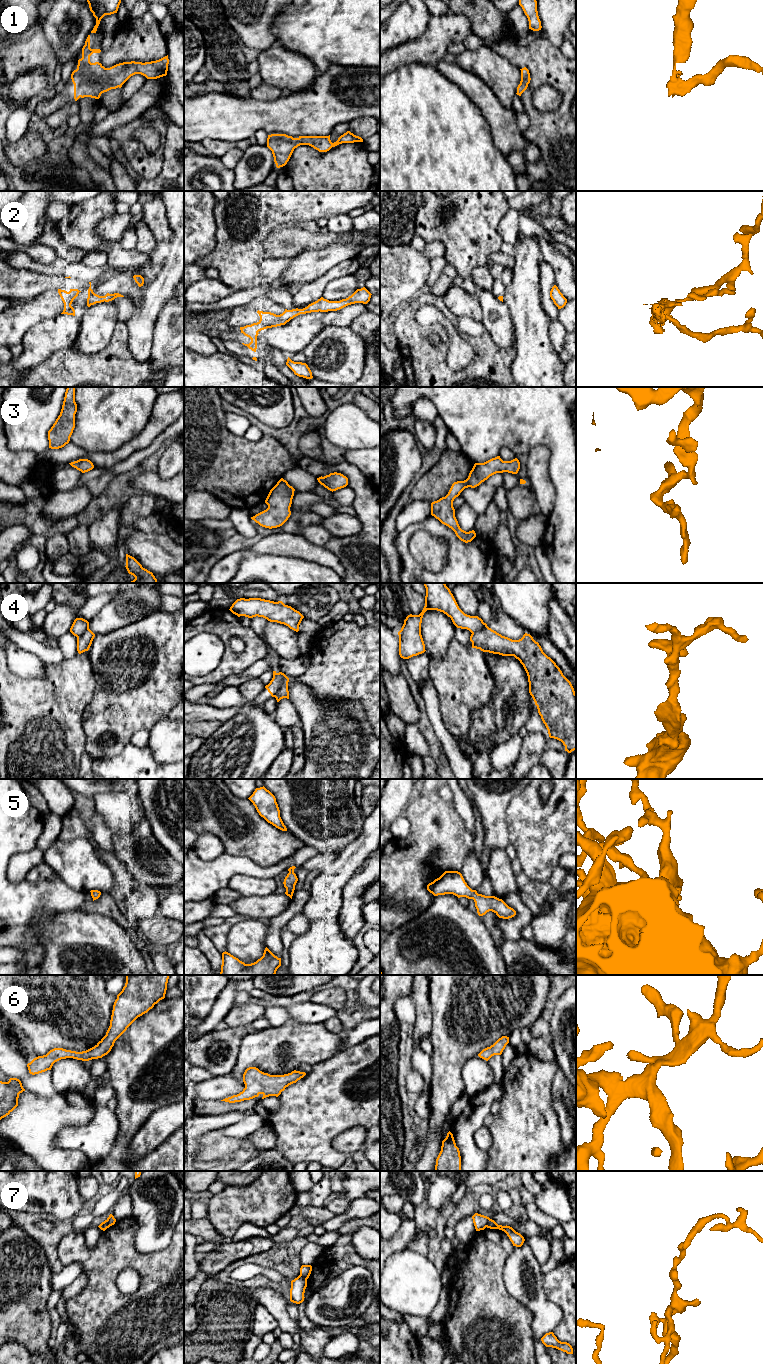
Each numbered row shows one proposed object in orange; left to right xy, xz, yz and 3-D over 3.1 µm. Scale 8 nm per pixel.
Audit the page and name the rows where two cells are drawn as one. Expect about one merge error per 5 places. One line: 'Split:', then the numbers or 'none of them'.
Split: 4, 7

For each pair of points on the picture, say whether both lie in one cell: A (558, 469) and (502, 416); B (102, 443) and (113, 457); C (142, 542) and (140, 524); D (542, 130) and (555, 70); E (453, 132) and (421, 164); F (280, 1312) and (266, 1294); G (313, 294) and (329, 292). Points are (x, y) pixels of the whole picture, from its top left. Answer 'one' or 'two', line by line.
A: one
B: two
C: two
D: one
E: one
F: one
G: two

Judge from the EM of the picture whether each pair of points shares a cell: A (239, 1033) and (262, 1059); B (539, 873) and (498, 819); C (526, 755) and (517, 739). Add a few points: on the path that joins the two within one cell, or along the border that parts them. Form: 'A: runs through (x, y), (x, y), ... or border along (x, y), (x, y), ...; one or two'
A: border along (250, 1030), (242, 1039), (237, 1060); two
B: border along (507, 807), (509, 843); two
C: border along (523, 737), (520, 753), (511, 767); two

